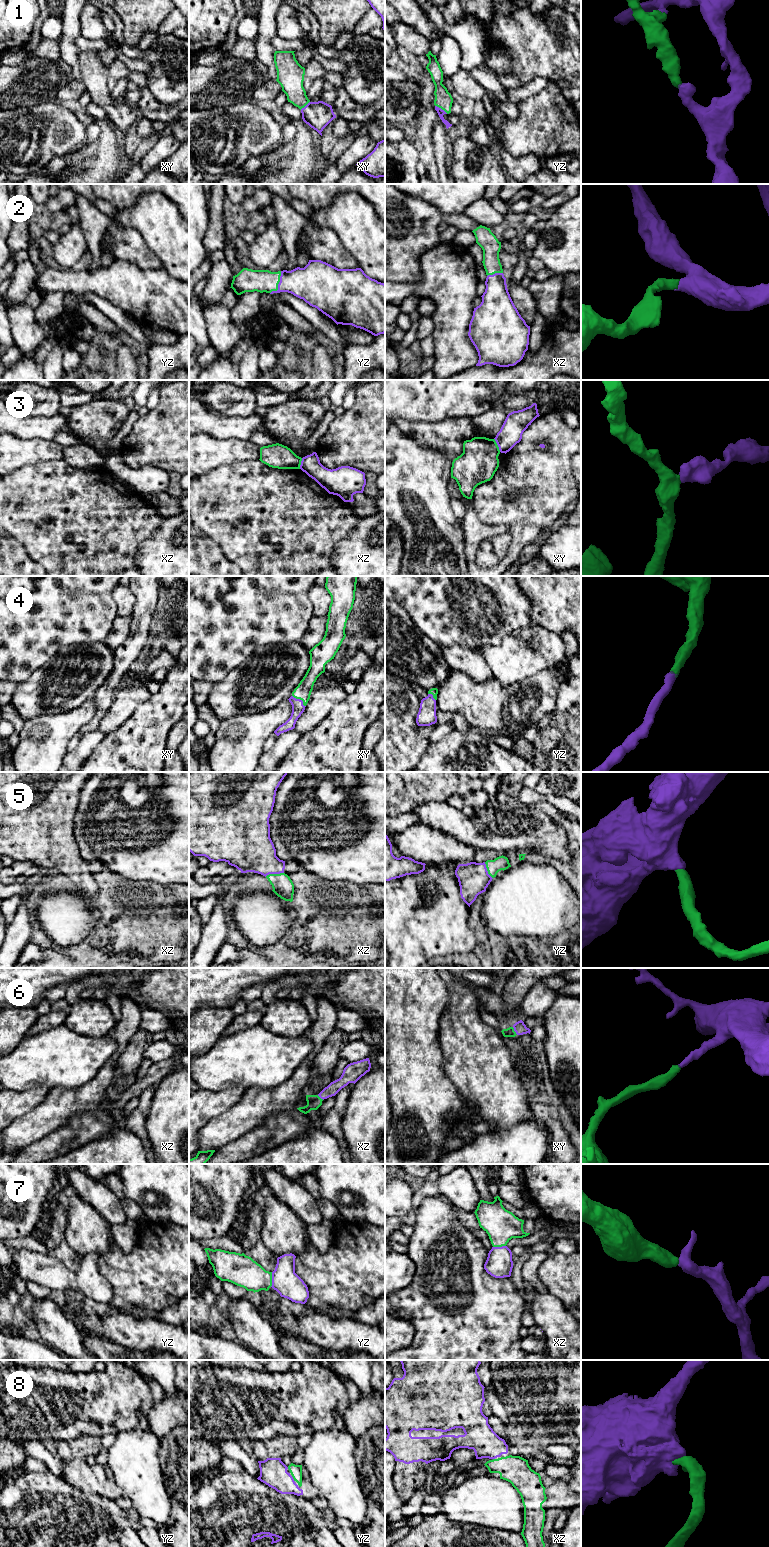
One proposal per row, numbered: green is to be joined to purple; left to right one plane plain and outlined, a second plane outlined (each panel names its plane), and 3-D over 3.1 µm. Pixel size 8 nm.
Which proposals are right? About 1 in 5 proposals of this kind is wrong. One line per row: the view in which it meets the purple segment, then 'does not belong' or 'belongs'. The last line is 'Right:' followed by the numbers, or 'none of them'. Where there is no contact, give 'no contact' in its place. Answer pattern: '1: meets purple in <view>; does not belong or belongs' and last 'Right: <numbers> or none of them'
1: meets purple in yz; belongs
2: meets purple in yz; belongs
3: meets purple in xy; does not belong
4: meets purple in xy; belongs
5: meets purple in xz; belongs
6: meets purple in xy; belongs
7: meets purple in yz; belongs
8: meets purple in yz; belongs
Right: 1, 2, 4, 5, 6, 7, 8

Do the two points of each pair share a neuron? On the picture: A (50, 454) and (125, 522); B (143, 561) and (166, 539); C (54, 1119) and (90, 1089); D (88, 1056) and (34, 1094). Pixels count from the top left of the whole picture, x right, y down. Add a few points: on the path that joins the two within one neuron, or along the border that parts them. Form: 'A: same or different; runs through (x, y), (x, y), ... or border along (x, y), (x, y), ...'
A: different; border along (62, 459), (43, 460), (34, 464)
B: same; runs through (150, 552), (150, 542), (157, 541)
C: same; runs through (63, 1110), (72, 1101), (81, 1098)
D: different; border along (49, 1087), (38, 1085), (23, 1091)

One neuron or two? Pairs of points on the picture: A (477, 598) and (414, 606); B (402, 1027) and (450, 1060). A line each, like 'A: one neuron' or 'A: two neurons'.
A: one neuron
B: two neurons

